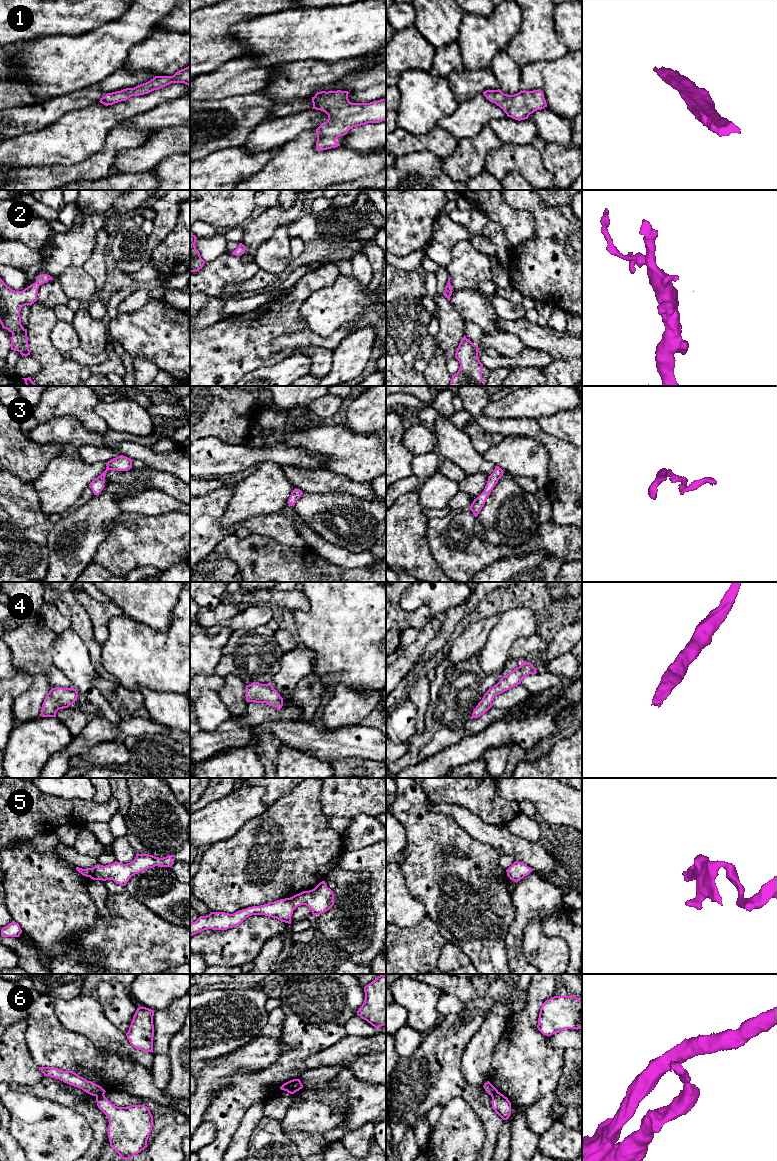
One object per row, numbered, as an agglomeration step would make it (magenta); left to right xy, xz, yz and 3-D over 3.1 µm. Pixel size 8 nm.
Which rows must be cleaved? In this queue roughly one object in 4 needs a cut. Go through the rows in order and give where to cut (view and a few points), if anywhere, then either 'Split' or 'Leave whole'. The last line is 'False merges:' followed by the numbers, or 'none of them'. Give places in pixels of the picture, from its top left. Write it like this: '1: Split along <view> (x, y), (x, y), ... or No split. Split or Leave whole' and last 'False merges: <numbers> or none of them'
1: No split. Leave whole
2: No split. Leave whole
3: No split. Leave whole
4: No split. Leave whole
5: No split. Leave whole
6: Split along xz (298, 1079), (295, 1079), (286, 1090). Split
False merges: 6

